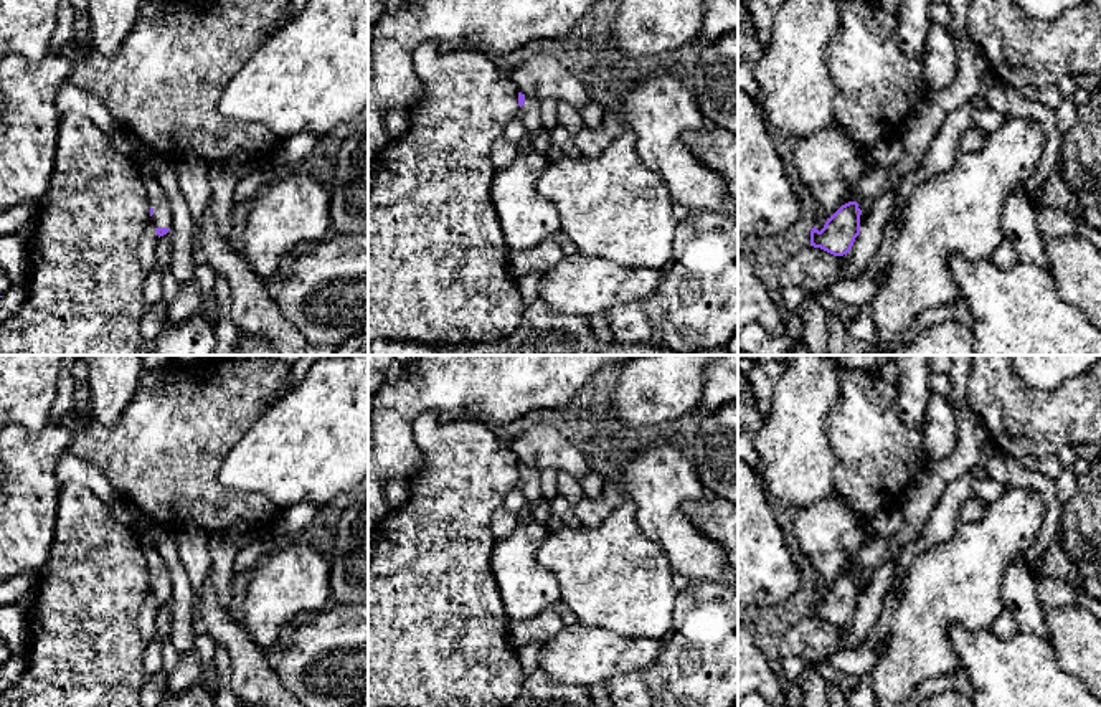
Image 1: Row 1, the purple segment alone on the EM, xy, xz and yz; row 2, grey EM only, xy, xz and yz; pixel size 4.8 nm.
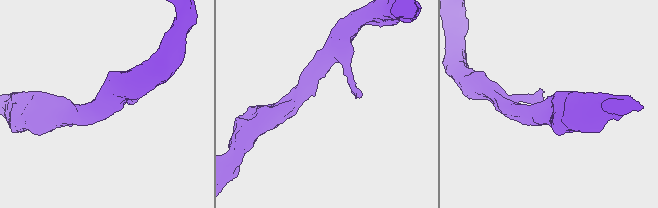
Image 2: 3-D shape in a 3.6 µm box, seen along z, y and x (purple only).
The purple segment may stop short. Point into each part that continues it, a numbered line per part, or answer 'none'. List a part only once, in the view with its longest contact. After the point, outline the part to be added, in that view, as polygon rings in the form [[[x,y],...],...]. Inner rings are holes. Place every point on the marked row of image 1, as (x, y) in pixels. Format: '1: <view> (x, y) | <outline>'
1: xy (162, 213) | [[[145,177],[144,185],[147,190],[149,206],[154,210],[150,223],[155,228],[172,228],[172,208],[170,202],[162,190],[160,183],[154,178]]]

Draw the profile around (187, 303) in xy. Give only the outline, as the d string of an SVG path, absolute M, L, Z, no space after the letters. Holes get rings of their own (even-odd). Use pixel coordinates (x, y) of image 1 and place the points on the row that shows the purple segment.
M193 281L182 284L177 297L167 306L167 319L170 322L185 322L201 307L201 291L200 286Z

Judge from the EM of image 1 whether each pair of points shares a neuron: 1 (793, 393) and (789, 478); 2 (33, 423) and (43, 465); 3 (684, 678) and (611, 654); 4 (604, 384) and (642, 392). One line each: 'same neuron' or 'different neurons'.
1: same neuron
2: different neurons
3: different neurons
4: different neurons

